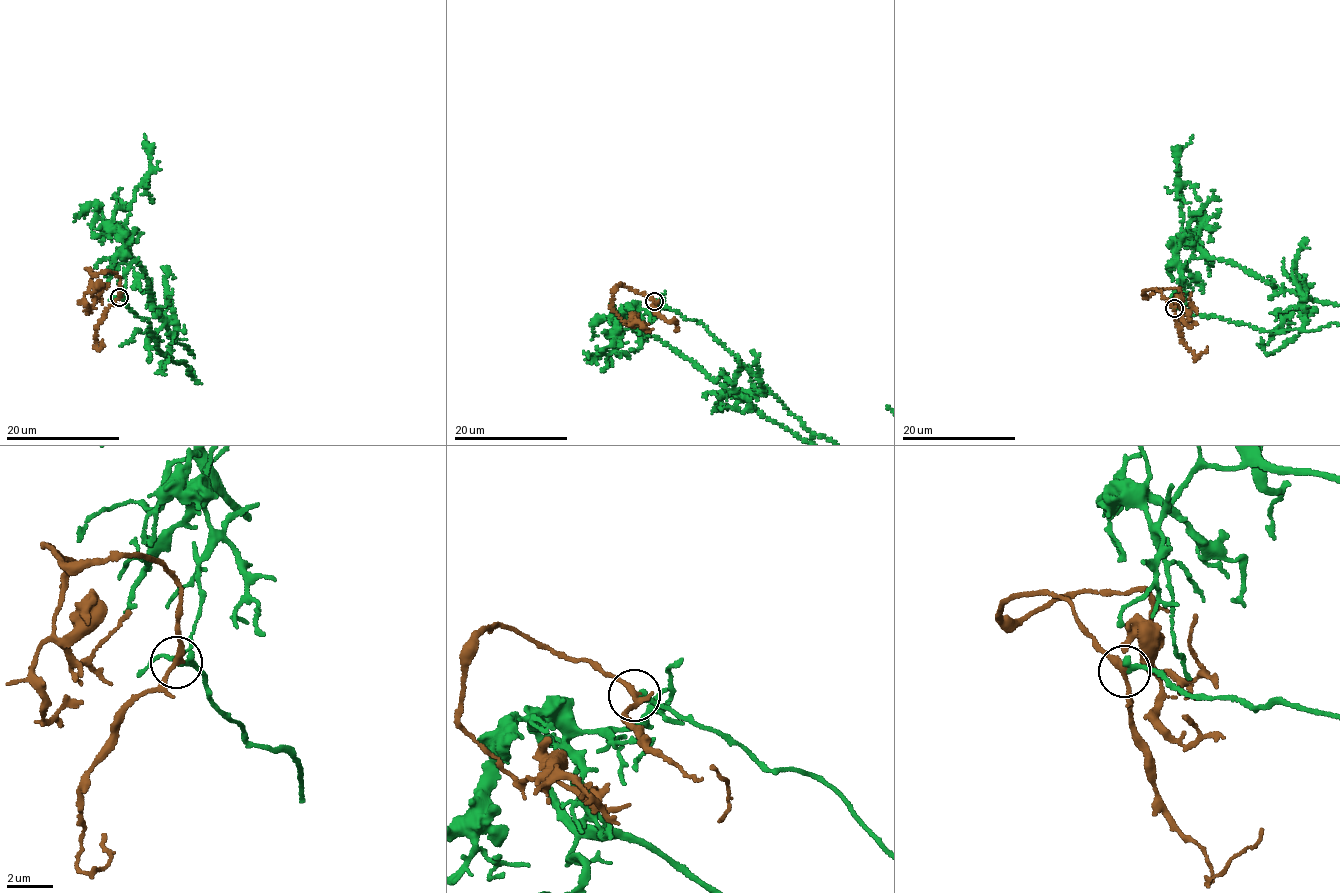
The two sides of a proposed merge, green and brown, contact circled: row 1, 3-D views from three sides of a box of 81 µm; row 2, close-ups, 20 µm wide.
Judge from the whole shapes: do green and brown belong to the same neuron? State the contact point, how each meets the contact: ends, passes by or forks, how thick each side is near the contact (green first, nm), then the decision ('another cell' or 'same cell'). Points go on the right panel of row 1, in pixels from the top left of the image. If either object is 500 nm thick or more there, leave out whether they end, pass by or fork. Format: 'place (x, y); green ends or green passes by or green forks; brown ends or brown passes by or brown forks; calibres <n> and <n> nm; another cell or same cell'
place (1174, 308); green ends; brown passes by; calibres 260 and 220 nm; same cell

